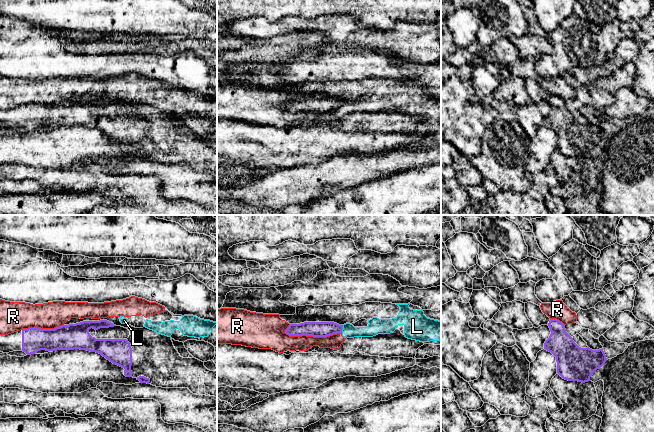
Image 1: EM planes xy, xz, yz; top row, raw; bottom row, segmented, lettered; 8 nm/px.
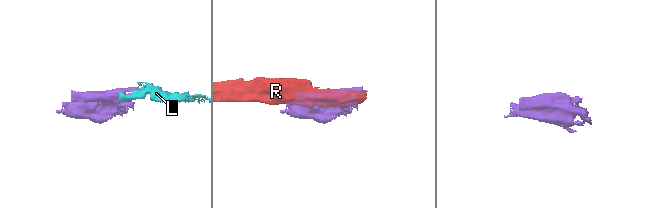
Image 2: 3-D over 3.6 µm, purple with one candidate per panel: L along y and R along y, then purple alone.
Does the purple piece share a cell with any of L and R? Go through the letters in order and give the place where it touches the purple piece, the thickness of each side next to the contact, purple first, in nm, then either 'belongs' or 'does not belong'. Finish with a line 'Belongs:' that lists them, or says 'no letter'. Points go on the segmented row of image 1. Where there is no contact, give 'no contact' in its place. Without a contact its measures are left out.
L: meets purple in xz at (342, 329); 130 nm thick on the purple side, 110 nm on the other; does not belong
R: meets purple in xz at (312, 335); 130 nm thick on the purple side, 140 nm on the other; does not belong
Belongs: no letter

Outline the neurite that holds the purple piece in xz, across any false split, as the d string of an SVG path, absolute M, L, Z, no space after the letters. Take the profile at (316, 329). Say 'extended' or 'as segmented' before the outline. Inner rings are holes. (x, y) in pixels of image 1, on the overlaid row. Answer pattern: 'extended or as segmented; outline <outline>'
as segmented; outline M304 322L300 324L290 324L285 330L289 336L313 336L327 337L333 334L342 333L343 325L334 322Z

